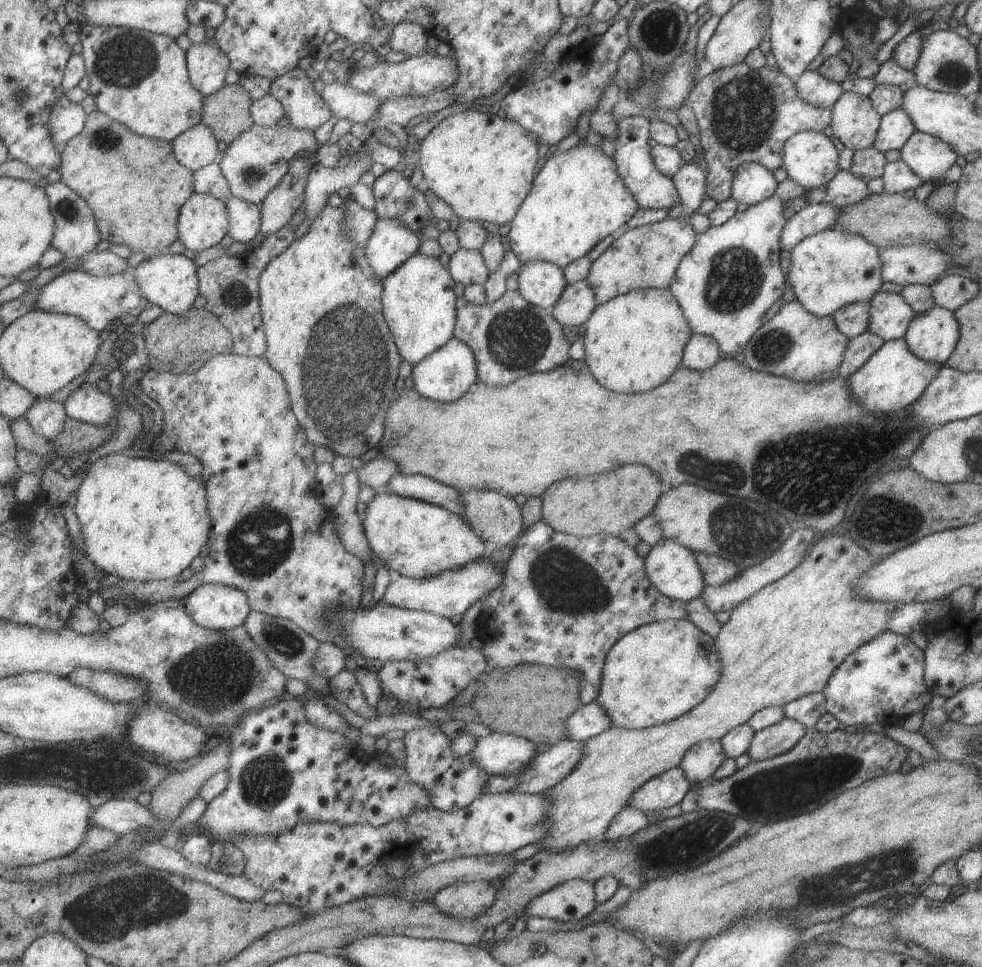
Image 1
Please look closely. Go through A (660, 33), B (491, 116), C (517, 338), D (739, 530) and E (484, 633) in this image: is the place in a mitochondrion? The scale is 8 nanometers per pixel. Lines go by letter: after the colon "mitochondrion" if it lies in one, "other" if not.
A: mitochondrion
B: other
C: mitochondrion
D: mitochondrion
E: other

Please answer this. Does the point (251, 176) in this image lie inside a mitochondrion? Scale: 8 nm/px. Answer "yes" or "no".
yes

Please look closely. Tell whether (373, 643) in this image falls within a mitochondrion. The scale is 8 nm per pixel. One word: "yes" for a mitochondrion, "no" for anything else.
no

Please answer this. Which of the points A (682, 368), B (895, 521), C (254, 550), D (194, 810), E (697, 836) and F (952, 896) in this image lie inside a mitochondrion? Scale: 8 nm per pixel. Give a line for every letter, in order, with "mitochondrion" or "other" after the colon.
A: other
B: mitochondrion
C: mitochondrion
D: other
E: mitochondrion
F: other

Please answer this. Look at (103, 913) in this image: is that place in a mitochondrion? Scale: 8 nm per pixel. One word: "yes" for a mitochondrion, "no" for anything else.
yes

